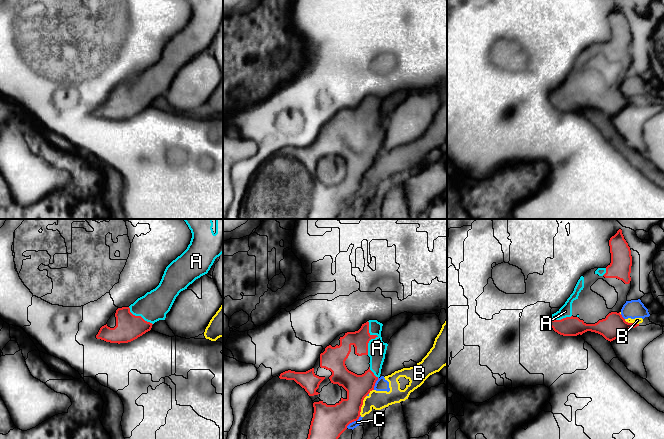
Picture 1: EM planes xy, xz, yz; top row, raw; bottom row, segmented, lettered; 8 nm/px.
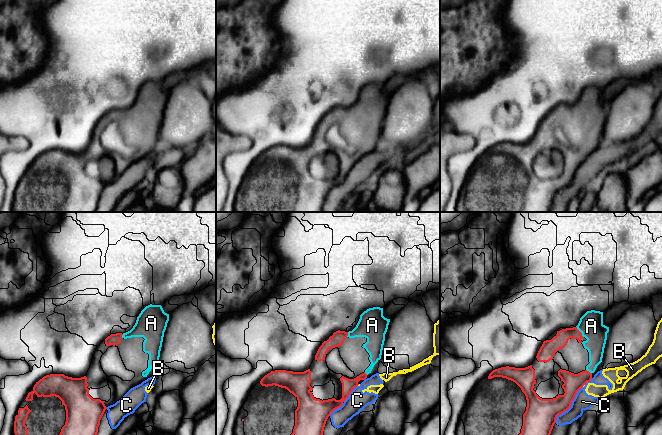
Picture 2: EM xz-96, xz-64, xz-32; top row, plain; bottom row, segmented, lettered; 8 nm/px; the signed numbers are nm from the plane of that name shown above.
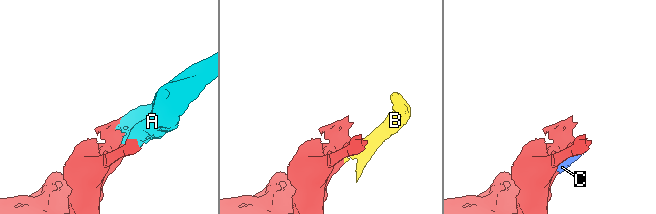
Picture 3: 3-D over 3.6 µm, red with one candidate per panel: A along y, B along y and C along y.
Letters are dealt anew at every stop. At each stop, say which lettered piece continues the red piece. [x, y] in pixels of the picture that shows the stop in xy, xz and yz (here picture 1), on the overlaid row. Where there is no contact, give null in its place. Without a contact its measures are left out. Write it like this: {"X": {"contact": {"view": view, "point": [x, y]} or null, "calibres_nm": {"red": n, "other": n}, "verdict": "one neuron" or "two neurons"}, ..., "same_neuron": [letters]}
{"A": {"contact": {"view": "xz", "point": [375, 337]}, "calibres_nm": {"red": 140, "other": 150}, "verdict": "one neuron"}, "B": {"contact": {"view": "xz", "point": [362, 404]}, "calibres_nm": {"red": 220, "other": 150}, "verdict": "two neurons"}, "C": {"contact": {"view": "xz", "point": [353, 421]}, "calibres_nm": {"red": 280, "other": 50}, "verdict": "two neurons"}, "same_neuron": ["A"]}

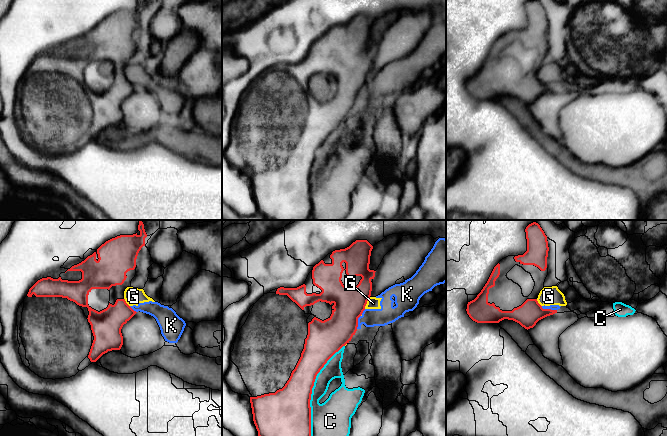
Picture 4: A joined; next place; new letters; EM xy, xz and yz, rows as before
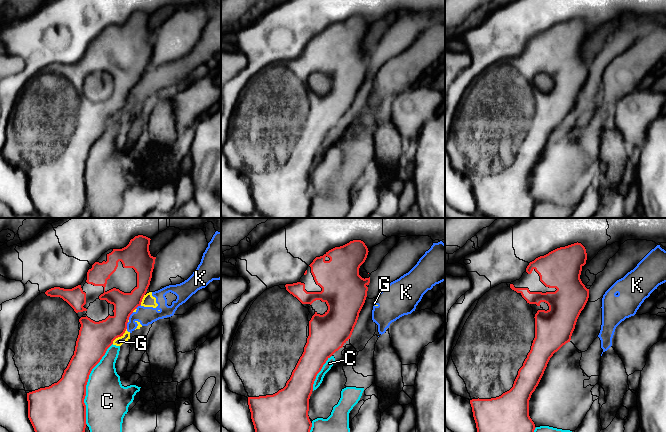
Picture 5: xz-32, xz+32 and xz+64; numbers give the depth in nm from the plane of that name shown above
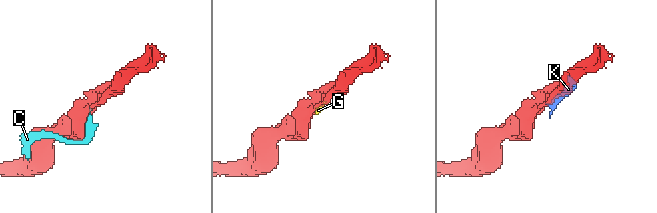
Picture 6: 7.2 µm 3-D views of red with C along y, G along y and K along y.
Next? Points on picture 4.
{"C": {"contact": {"view": "xz", "point": [311, 390]}, "calibres_nm": {"red": 360, "other": 240}, "verdict": "two neurons"}, "G": {"contact": {"view": "xz", "point": [366, 303]}, "calibres_nm": {"red": 260, "other": 100}, "verdict": "two neurons"}, "K": {"contact": {"view": "xz", "point": [357, 319]}, "calibres_nm": {"red": 260, "other": 150}, "verdict": "two neurons"}, "same_neuron": []}

